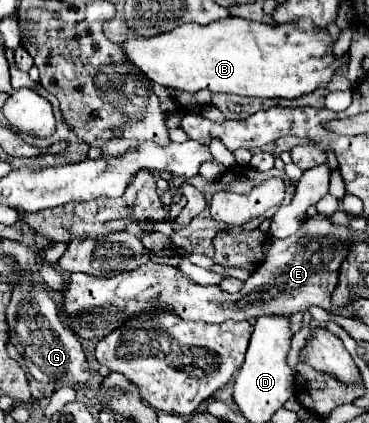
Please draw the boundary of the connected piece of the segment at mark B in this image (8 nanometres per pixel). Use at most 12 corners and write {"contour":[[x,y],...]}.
{"contour":[[308,19],[130,31],[124,57],[178,91],[294,99],[342,65]]}

